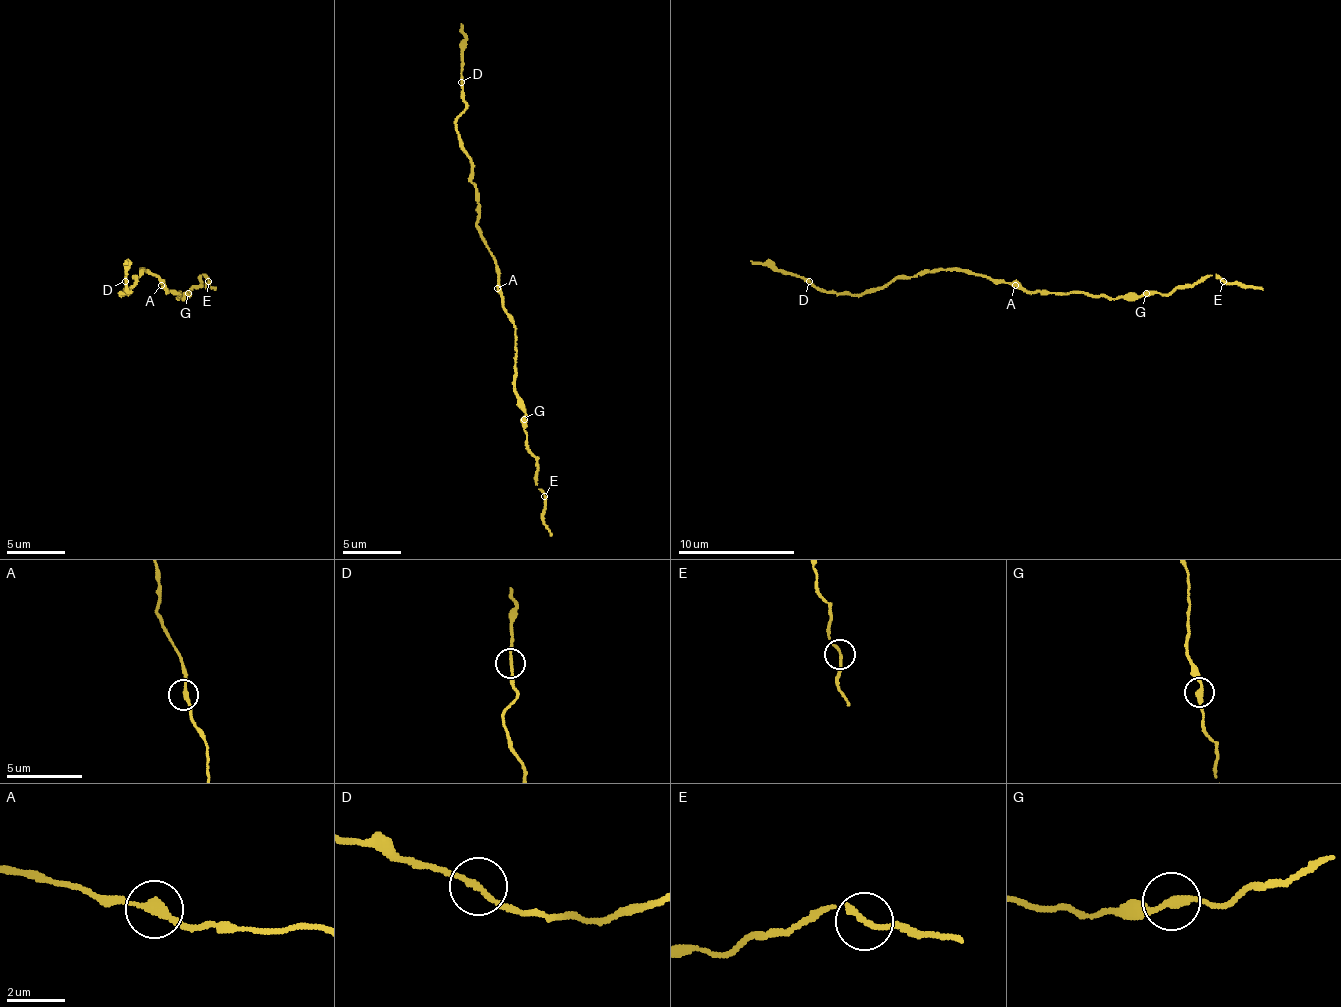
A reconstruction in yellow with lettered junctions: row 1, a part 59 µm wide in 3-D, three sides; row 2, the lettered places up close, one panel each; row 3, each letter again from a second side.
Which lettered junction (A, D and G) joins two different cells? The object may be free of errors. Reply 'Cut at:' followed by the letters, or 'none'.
Cut at: none

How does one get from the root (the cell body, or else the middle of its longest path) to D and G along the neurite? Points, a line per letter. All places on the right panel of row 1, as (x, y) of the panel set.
D: (1007, 282), (992, 282), (963, 270), (922, 270), (864, 293), (823, 290), (808, 282)
G: (1007, 282), (1018, 282), (1027, 290), (1044, 293), (1085, 293), (1114, 299), (1147, 293)

